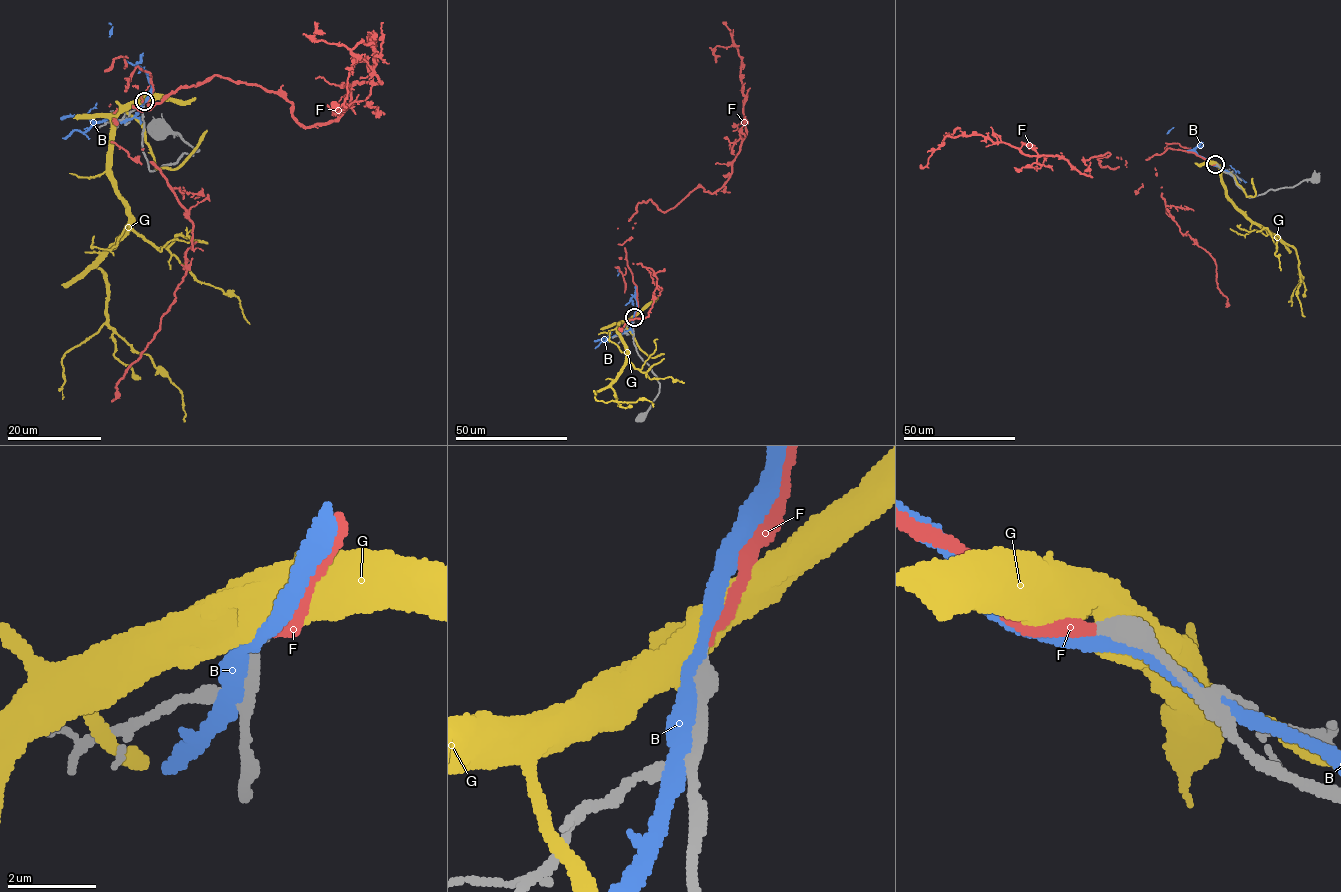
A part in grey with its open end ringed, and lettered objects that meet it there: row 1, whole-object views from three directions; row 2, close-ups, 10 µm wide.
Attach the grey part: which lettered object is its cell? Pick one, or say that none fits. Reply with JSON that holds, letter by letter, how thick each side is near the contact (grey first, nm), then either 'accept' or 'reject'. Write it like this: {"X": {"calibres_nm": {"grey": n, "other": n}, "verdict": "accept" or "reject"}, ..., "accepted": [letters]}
{"B": {"calibres_nm": {"grey": 280, "other": 340}, "verdict": "reject"}, "F": {"calibres_nm": {"grey": 500, "other": 240}, "verdict": "accept"}, "G": {"calibres_nm": {"grey": 600, "other": 600}, "verdict": "reject"}, "accepted": ["F"]}

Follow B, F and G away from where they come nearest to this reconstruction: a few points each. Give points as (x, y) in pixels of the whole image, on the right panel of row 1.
B: (1218, 166), (1194, 151), (1184, 150), (1168, 133), (1173, 127)
F: (1215, 165), (1168, 148), (1100, 166), (1108, 152), (1085, 161), (1091, 176), (976, 135), (946, 136), (919, 165)
G: (1216, 165), (1226, 195), (1253, 221), (1295, 250), (1301, 282), (1297, 296), (1304, 316)

